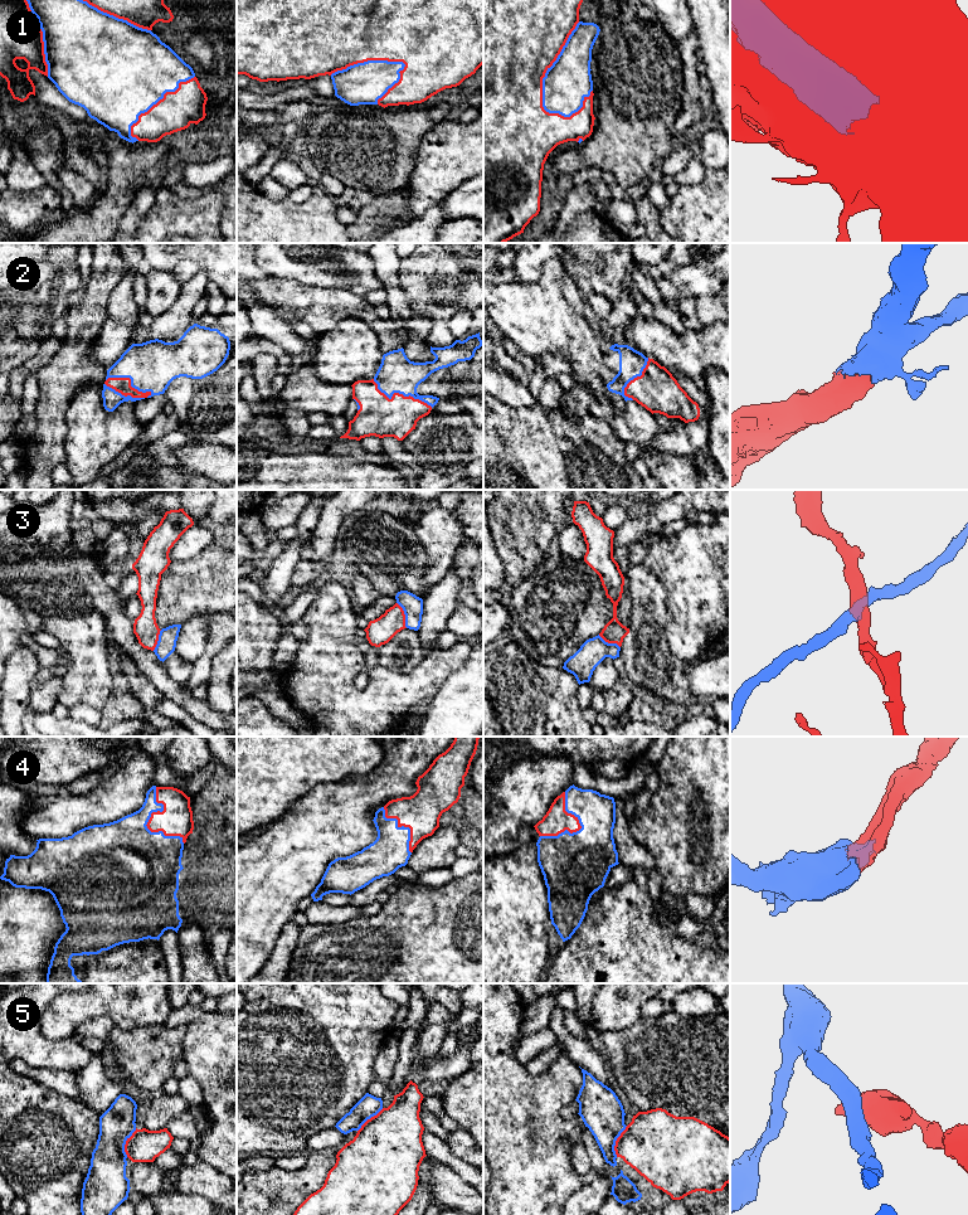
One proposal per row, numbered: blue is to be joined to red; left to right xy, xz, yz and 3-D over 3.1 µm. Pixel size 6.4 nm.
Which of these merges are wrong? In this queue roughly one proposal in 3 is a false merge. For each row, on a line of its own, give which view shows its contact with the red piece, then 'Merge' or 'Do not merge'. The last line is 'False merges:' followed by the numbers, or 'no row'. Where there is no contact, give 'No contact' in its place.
1: Touches red in yz. Merge
2: Touches red in xz. Merge
3: Touches red in xz. Do not merge
4: Touches red in xy. Merge
5: Touches red in yz. Do not merge
False merges: 3, 5

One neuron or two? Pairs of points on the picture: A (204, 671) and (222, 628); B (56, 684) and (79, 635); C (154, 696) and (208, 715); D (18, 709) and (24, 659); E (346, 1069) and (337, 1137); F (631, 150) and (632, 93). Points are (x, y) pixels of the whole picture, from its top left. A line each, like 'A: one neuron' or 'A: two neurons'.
A: one neuron
B: two neurons
C: two neurons
D: one neuron
E: two neurons
F: one neuron

